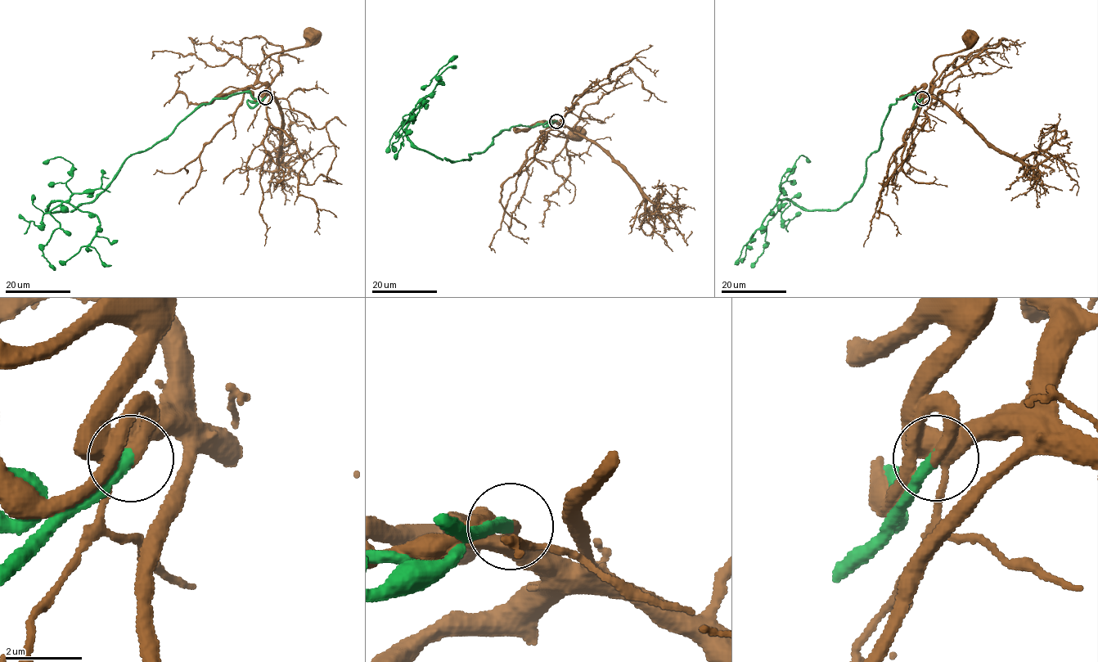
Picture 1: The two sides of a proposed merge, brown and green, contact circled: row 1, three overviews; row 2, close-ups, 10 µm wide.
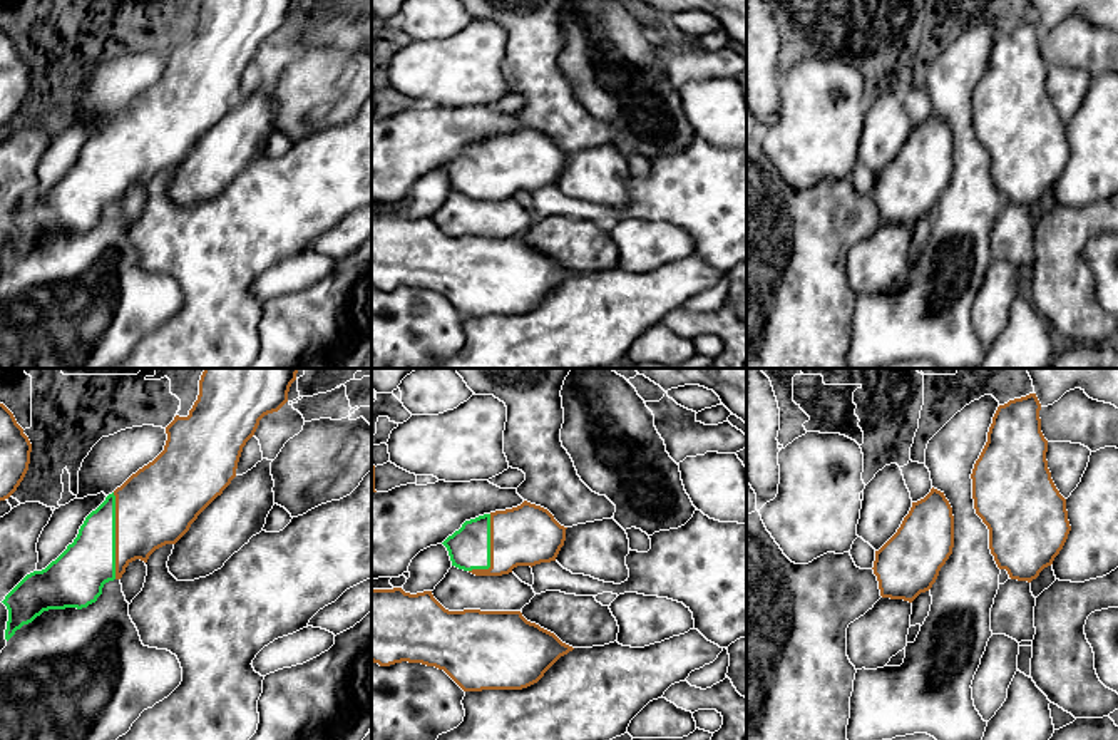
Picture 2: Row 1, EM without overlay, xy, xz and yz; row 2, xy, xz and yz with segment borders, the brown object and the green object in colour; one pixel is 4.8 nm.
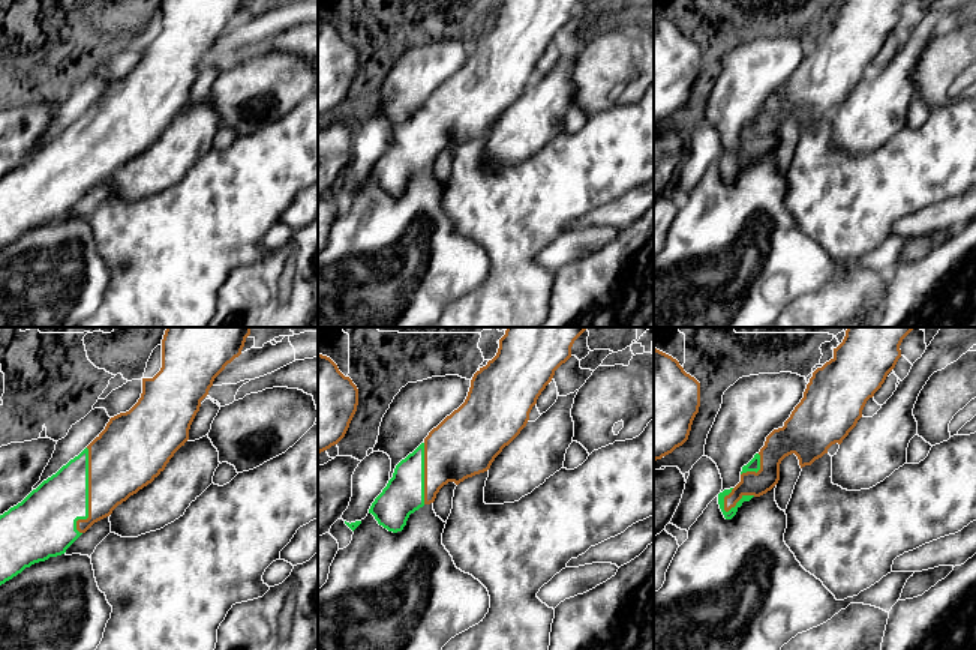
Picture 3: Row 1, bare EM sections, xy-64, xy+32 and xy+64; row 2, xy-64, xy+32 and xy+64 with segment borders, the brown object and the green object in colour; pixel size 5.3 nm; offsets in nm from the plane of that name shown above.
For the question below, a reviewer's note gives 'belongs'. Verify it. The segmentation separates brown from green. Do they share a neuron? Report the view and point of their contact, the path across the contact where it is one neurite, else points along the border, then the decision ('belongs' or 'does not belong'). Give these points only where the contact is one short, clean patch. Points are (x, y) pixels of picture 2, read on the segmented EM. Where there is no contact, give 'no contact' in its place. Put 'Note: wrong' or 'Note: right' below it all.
contact xy (116, 536); belongs
Note: right

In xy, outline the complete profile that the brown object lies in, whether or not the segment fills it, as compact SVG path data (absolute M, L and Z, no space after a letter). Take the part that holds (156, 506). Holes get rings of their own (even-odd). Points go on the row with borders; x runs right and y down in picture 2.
M204 368L199 395L187 417L176 415L166 427L164 450L132 474L92 511L77 537L45 569L27 574L2 601L8 609L5 640L49 609L87 608L105 583L121 579L126 568L166 546L176 544L197 516L236 477L246 442L259 420L288 402L300 368Z

